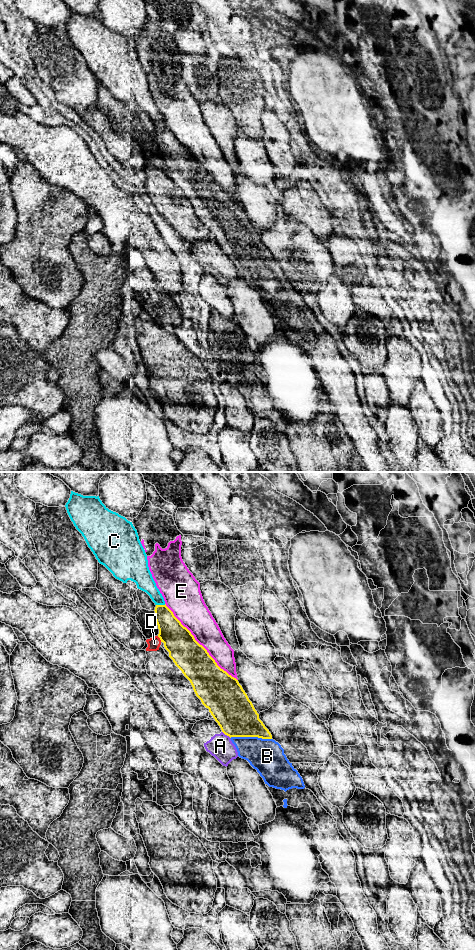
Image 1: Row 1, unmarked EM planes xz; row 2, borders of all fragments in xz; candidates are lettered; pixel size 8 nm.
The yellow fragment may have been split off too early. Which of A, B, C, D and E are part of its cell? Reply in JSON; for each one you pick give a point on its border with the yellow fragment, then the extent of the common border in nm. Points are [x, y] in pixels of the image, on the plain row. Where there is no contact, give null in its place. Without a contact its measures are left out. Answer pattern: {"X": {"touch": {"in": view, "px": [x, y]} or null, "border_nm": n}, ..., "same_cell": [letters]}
{"B": {"touch": {"in": "xz", "px": [251, 256]}, "border_nm": 340}, "same_cell": ["B"]}

